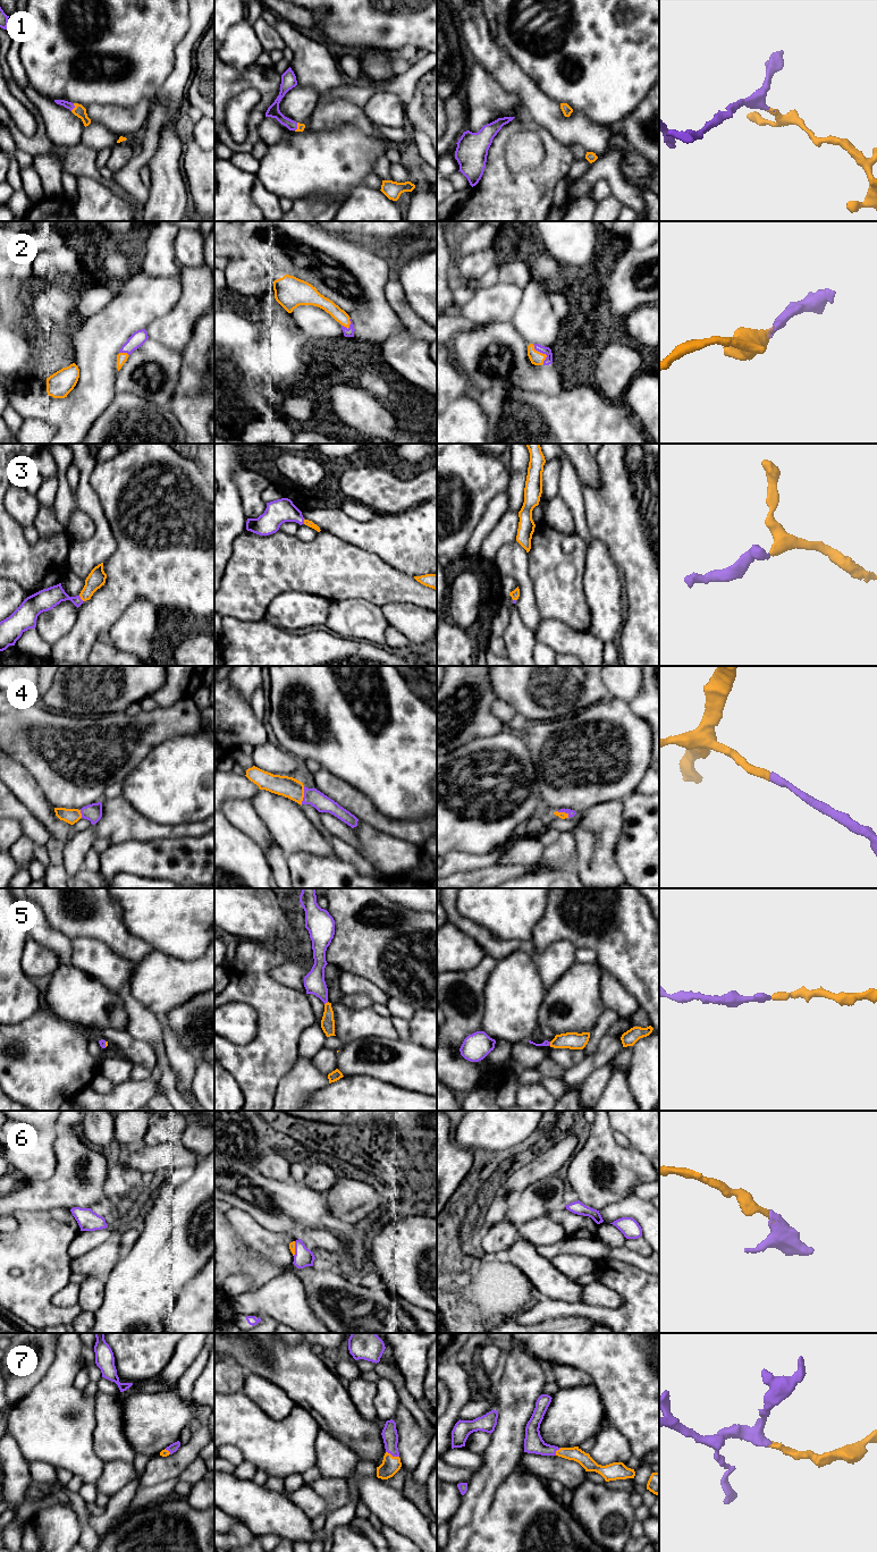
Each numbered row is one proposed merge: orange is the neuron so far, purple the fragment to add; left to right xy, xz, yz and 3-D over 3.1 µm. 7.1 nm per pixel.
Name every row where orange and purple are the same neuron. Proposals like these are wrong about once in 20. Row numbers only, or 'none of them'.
1, 2, 3, 4, 5, 6, 7

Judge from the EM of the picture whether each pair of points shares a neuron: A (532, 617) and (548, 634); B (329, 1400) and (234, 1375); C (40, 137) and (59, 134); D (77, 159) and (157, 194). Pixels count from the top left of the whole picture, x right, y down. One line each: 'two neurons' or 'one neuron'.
A: two neurons
B: two neurons
C: two neurons
D: two neurons

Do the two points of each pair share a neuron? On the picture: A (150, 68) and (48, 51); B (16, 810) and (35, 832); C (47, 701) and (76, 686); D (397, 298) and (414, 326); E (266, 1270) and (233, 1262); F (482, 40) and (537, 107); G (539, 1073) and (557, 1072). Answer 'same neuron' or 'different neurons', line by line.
A: same neuron
B: same neuron
C: same neuron
D: same neuron
E: same neuron
F: same neuron
G: same neuron

